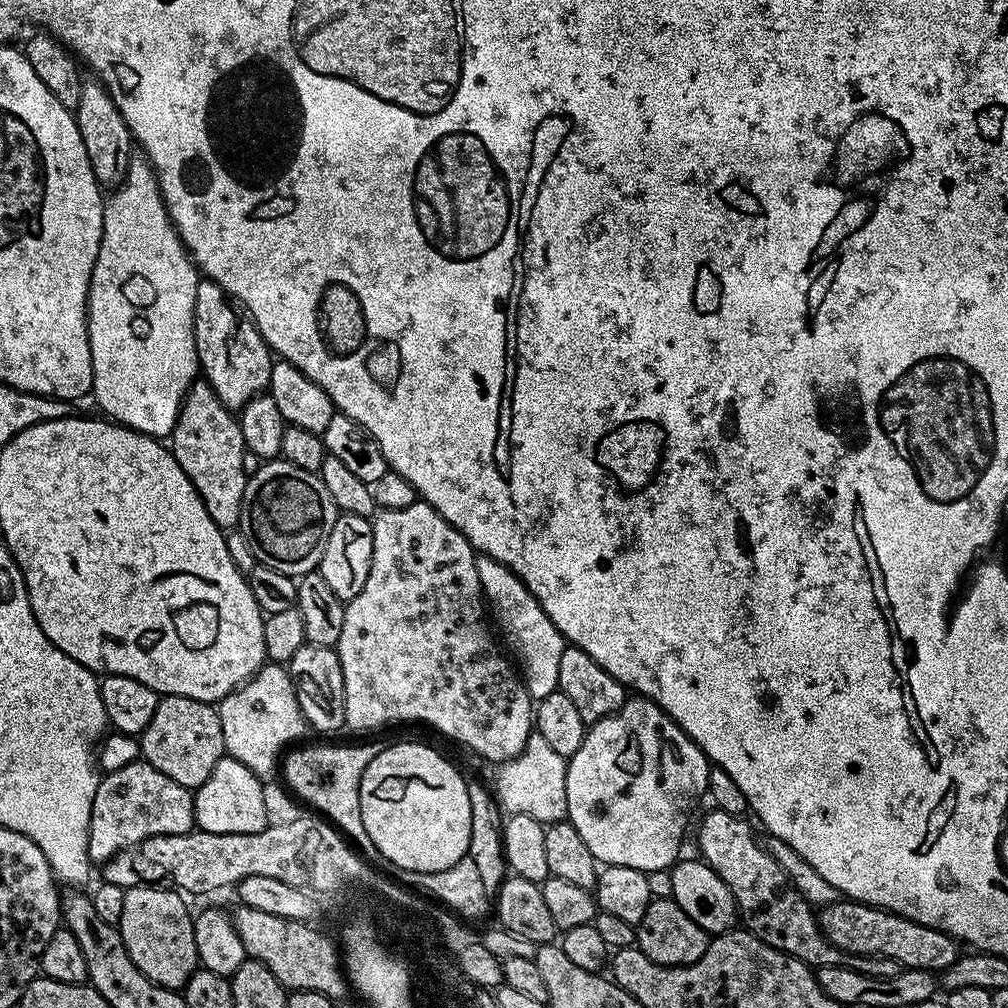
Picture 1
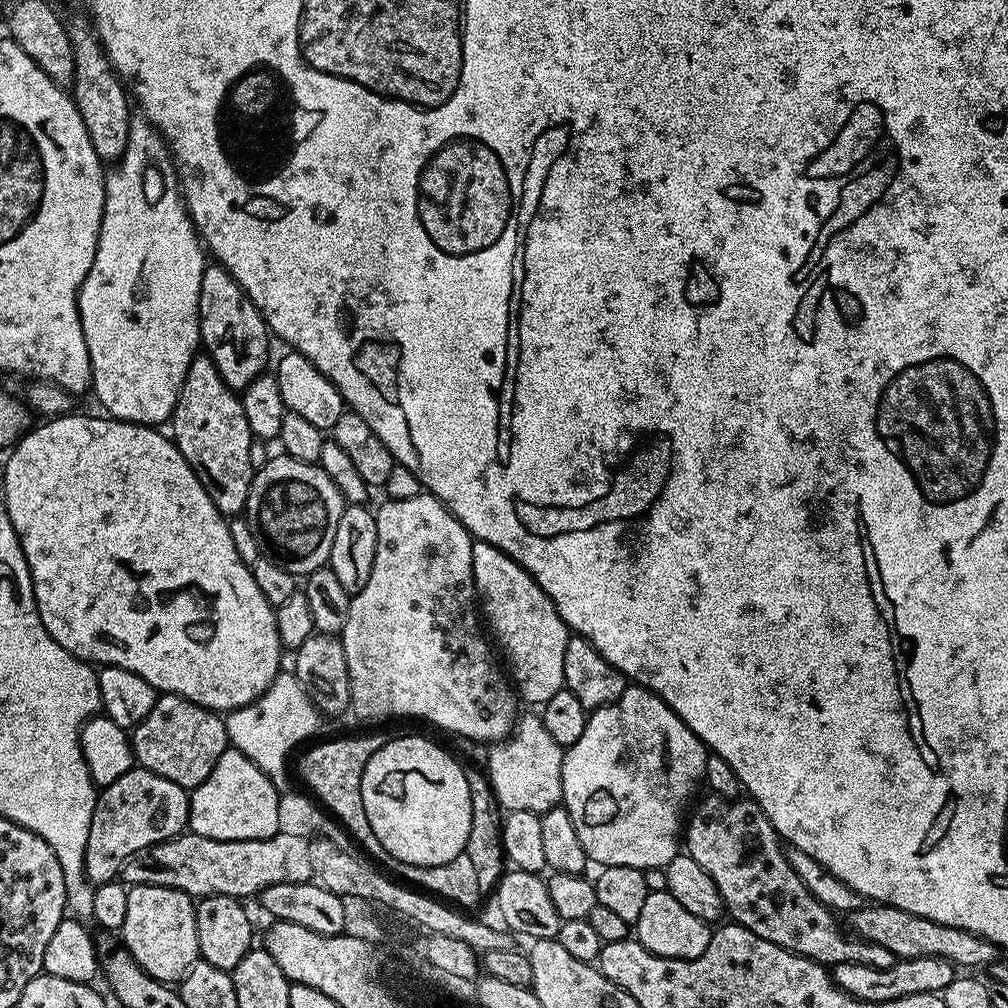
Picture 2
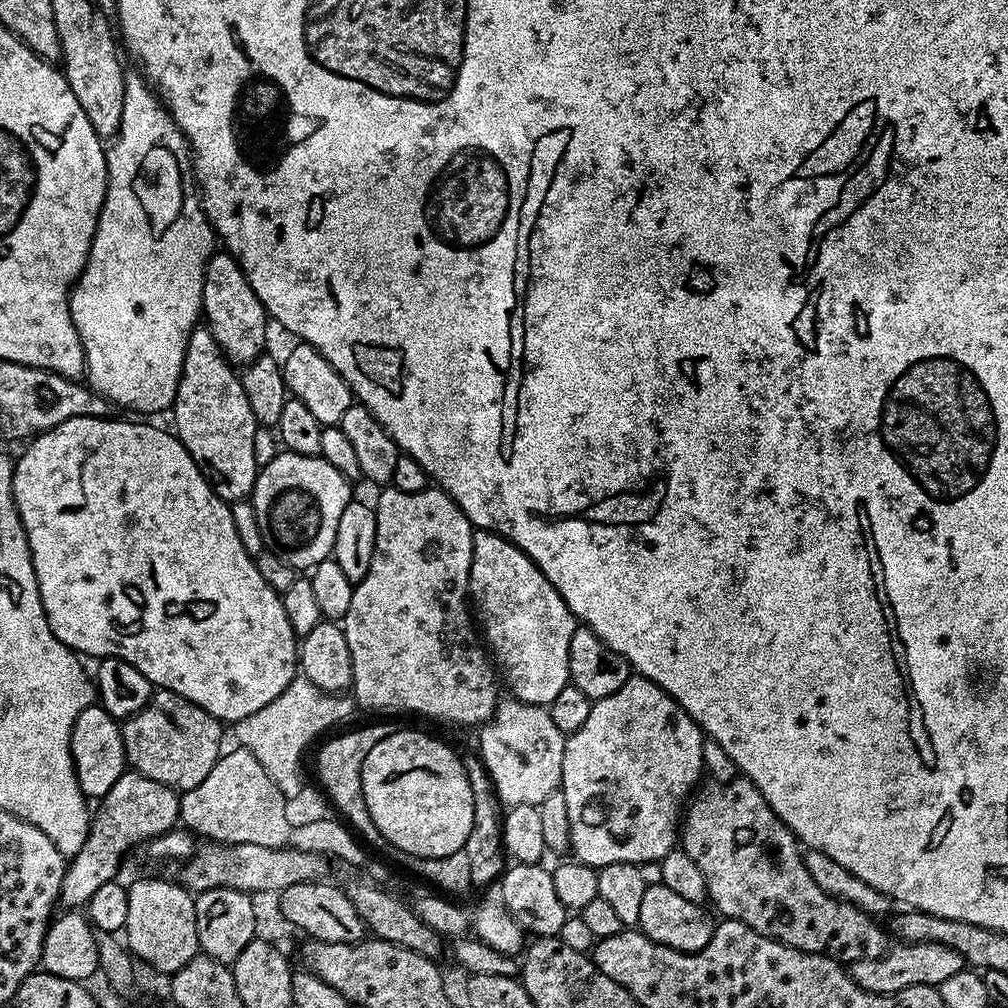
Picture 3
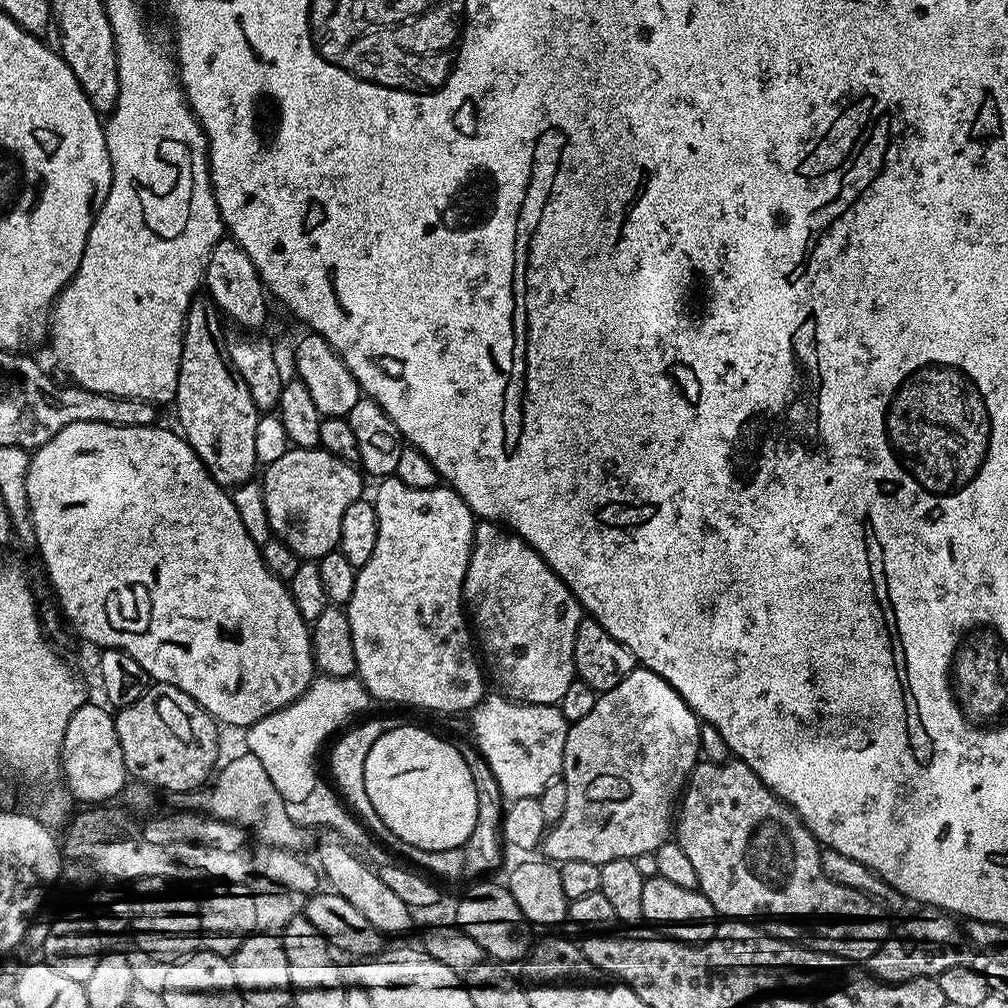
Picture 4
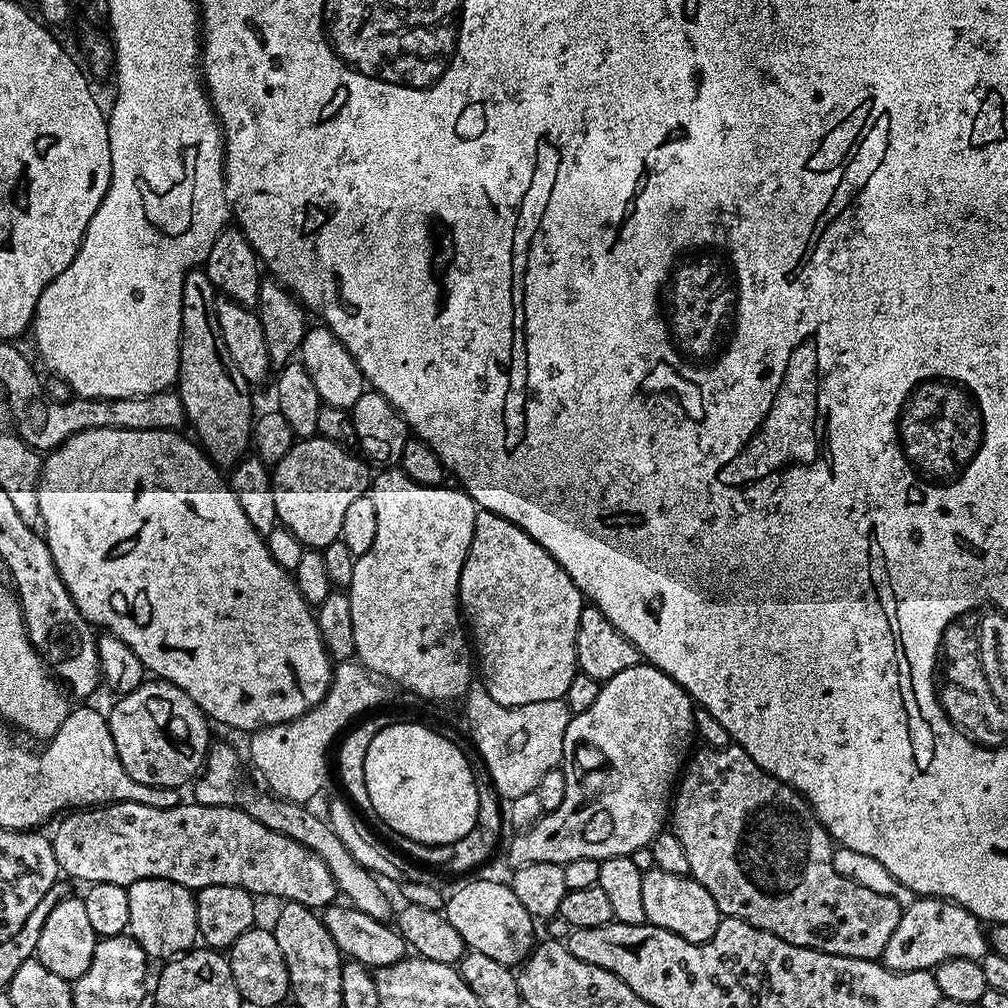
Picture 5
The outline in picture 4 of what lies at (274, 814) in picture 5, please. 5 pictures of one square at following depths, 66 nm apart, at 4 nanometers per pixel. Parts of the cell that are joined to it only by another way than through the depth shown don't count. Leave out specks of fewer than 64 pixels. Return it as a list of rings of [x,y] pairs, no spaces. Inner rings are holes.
[[[328,840],[319,845],[318,853],[320,852],[320,864],[318,863],[319,871],[328,879],[327,887],[333,892],[337,892],[342,898],[346,898],[346,902],[350,902],[350,906],[355,906],[362,915],[370,922],[370,926],[374,926],[385,937],[400,936],[403,932],[408,932],[412,928],[413,909],[404,905],[402,900],[398,898],[382,882],[379,871],[367,868],[351,847],[345,843]]]

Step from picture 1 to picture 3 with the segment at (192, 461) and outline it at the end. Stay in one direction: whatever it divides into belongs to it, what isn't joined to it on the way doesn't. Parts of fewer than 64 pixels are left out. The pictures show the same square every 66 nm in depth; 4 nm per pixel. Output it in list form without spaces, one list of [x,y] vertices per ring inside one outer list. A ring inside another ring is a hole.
[[[197,326],[188,335],[182,374],[170,415],[176,423],[174,435],[180,439],[182,446],[186,446],[190,458],[194,458],[194,462],[208,479],[214,494],[229,502],[249,499],[258,471],[258,466],[254,462],[254,434],[258,425],[254,418],[254,410],[250,410],[250,401],[246,399],[246,390],[242,386],[237,369],[224,357],[218,342],[214,342],[214,334],[210,334],[207,326]]]

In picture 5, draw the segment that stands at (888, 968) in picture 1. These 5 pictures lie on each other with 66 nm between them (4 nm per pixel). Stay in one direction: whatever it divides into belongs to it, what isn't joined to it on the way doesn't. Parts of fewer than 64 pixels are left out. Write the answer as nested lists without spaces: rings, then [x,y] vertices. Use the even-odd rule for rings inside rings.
[[[729,742],[725,748],[704,746],[701,749],[691,753],[682,769],[670,804],[670,828],[678,842],[682,842],[682,850],[686,850],[692,879],[710,890],[710,898],[714,898],[721,917],[745,920],[750,926],[766,930],[794,946],[880,960],[886,942],[898,930],[900,904],[894,898],[886,898],[886,894],[874,894],[874,890],[842,878],[834,870],[832,835],[809,808],[807,800],[786,782],[762,770],[744,748]]]

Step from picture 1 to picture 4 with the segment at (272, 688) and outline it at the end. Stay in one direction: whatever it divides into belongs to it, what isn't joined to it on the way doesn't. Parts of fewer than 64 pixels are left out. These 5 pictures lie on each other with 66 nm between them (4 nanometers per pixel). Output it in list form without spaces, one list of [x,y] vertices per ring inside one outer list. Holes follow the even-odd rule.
[[[317,675],[312,685],[294,702],[266,714],[243,733],[246,750],[262,762],[275,789],[287,802],[302,802],[318,783],[316,751],[327,736],[335,737],[345,726],[363,717],[374,701],[360,677]]]

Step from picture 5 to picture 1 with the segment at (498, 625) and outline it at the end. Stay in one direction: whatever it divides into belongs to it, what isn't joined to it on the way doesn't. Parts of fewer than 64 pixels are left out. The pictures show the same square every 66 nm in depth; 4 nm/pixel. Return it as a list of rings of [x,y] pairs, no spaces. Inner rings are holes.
[[[477,555],[478,582],[484,591],[484,598],[491,615],[500,619],[500,628],[504,631],[506,639],[512,643],[516,651],[515,659],[518,661],[518,671],[523,679],[526,690],[533,701],[546,698],[546,694],[557,691],[558,665],[562,658],[562,650],[566,646],[564,635],[550,622],[546,610],[530,594],[530,590],[518,579],[502,562],[489,556]],[[493,612],[493,613],[492,613]],[[520,659],[520,664],[519,660]]]

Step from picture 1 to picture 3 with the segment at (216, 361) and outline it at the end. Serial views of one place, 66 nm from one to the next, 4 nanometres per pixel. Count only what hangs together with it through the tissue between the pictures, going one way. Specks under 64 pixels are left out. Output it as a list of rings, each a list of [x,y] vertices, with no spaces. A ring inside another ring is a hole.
[[[217,250],[208,259],[204,271],[202,302],[202,316],[206,326],[210,334],[214,334],[214,342],[218,342],[229,364],[253,364],[265,351],[264,343],[268,340],[268,324],[270,325],[269,315],[258,294],[250,290],[250,282],[246,282],[242,266],[238,266],[238,262],[226,250]]]

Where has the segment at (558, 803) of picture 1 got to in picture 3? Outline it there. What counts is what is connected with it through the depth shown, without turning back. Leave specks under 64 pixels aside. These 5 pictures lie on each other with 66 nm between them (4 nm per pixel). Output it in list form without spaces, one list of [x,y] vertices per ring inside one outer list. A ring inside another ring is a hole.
[[[507,699],[497,703],[496,713],[479,729],[478,755],[488,767],[501,805],[508,808],[523,804],[539,806],[560,788],[566,734],[554,726],[554,718],[550,718],[547,707]]]

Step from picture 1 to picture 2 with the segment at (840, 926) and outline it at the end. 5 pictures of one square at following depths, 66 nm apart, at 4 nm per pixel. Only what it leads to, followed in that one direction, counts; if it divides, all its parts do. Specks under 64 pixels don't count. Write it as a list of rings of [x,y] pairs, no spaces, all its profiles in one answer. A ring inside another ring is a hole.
[[[873,903],[856,912],[847,913],[846,924],[851,935],[874,942],[878,946],[886,946],[886,950],[890,950],[890,954],[894,954],[897,960],[937,956],[949,960],[960,970],[986,970],[1002,956],[1001,949],[994,942],[970,930],[958,930],[958,926],[942,926],[942,922],[930,922],[930,918],[891,908],[888,904]]]

